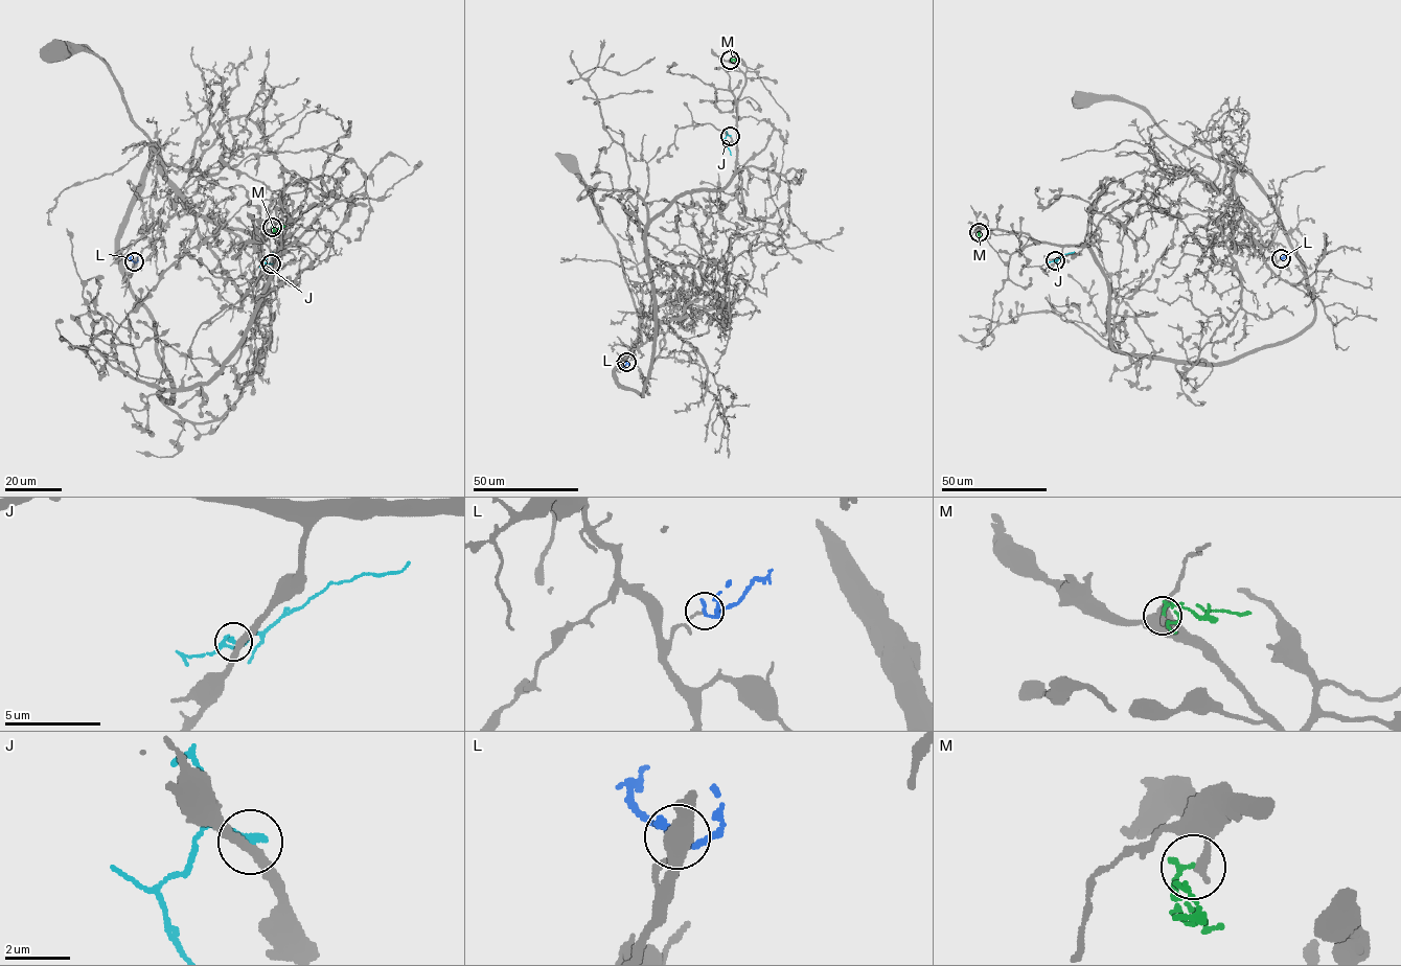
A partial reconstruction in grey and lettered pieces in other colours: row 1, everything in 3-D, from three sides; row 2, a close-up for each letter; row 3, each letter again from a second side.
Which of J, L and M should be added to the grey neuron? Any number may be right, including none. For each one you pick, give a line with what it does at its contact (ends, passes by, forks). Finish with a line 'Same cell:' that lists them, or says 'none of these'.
Same cell: none of these

